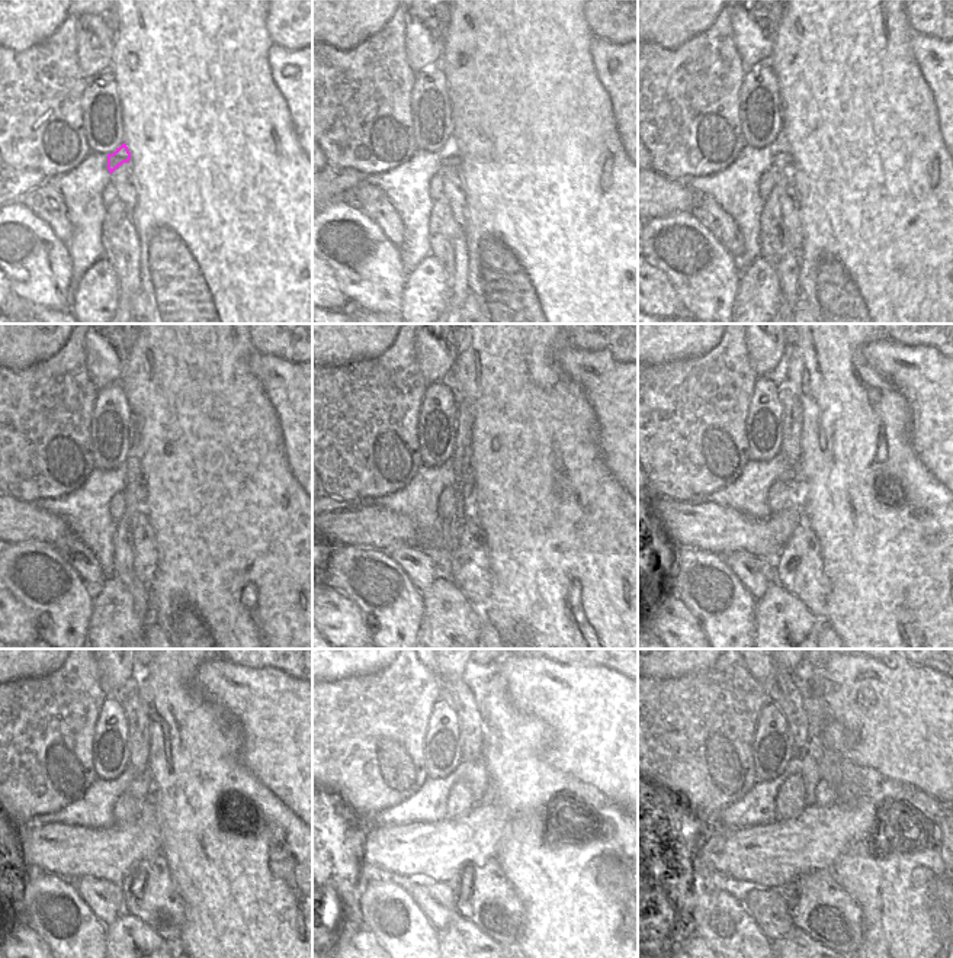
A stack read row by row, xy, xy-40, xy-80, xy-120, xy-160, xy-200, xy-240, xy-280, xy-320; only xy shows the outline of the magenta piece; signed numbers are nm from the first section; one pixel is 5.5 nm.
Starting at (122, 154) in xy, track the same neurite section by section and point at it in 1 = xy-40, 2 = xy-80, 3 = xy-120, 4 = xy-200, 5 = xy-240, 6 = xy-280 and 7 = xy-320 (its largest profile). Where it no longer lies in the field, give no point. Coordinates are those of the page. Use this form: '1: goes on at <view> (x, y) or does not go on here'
1: goes on at xy-40 (449, 154)
2: goes on at xy-80 (780, 147)
3: goes on at xy-120 (132, 465)
4: goes on at xy-200 (791, 407)
5: goes on at xy-240 (135, 711)
6: goes on at xy-280 (456, 693)
7: goes on at xy-320 (779, 685)

